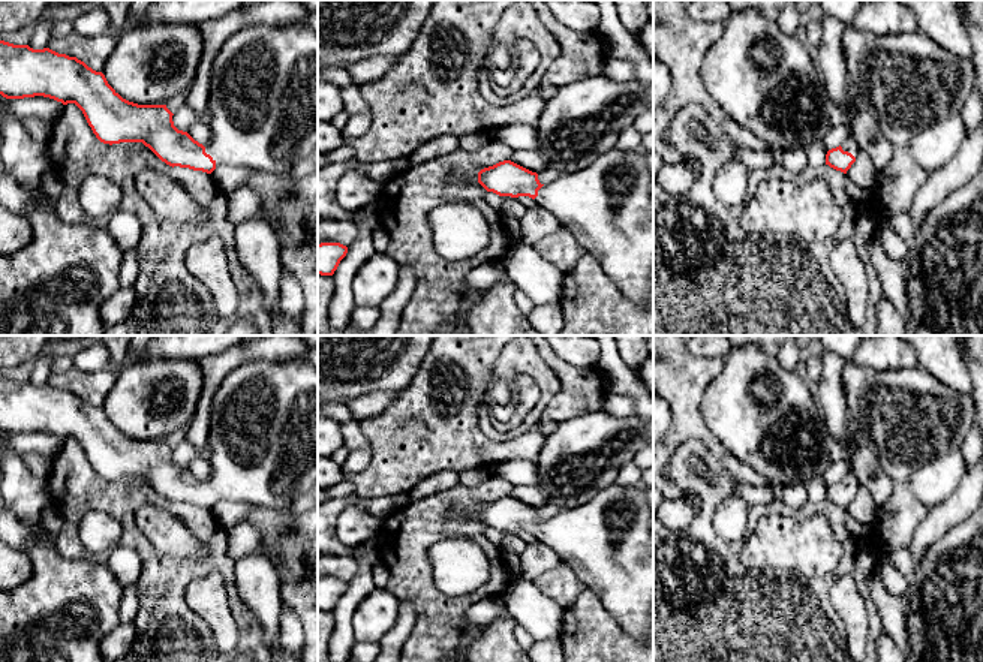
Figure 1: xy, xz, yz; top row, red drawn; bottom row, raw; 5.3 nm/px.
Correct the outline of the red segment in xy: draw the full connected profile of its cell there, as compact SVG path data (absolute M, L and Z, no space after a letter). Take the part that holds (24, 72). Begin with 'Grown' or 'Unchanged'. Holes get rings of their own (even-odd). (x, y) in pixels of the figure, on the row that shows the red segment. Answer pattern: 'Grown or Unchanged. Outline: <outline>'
Grown. Outline: M253 24L228 37L217 52L210 78L211 138L202 145L187 132L178 130L166 105L138 105L123 99L106 81L76 57L49 48L33 49L0 40L0 94L6 99L43 96L75 103L84 114L96 138L103 144L142 142L169 166L211 174L219 165L243 166L258 172L288 174L318 145L318 31L300 24Z

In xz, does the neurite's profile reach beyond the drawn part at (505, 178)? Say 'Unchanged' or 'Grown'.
Grown

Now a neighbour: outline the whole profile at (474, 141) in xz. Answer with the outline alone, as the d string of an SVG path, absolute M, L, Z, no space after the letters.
M487 132L469 133L459 138L459 148L462 148L463 151L477 151L490 141L492 136Z

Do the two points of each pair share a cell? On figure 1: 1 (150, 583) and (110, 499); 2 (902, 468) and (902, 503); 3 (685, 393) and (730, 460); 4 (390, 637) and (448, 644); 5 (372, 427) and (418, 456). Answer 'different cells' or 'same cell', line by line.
1: same cell
2: same cell
3: same cell
4: different cells
5: same cell

